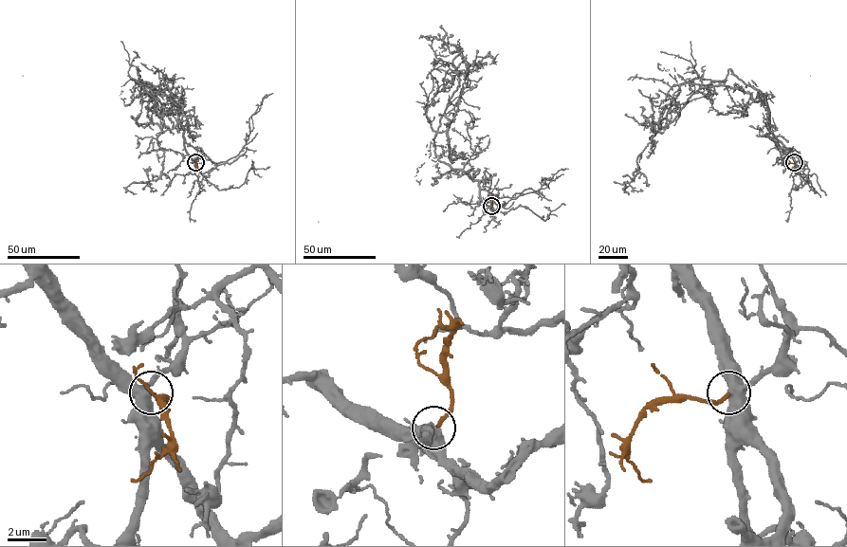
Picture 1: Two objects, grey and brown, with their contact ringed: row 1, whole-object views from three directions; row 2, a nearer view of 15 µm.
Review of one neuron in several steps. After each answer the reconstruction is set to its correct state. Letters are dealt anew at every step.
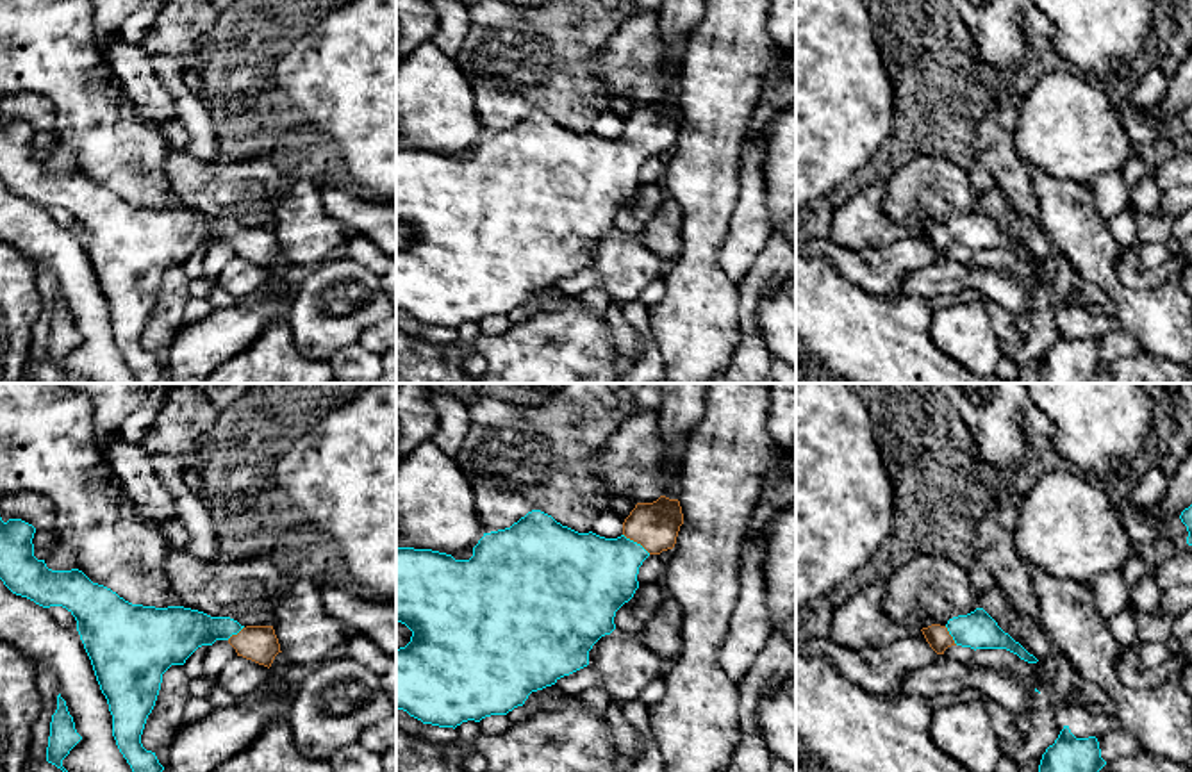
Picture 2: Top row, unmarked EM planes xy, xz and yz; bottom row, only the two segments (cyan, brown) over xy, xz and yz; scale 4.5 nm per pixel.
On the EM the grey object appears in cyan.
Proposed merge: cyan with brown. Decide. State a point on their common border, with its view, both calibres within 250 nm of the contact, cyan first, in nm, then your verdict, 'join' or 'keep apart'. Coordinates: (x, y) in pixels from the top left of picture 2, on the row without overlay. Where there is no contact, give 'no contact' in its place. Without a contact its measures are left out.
xz (636, 143) | 360/220 nm | join

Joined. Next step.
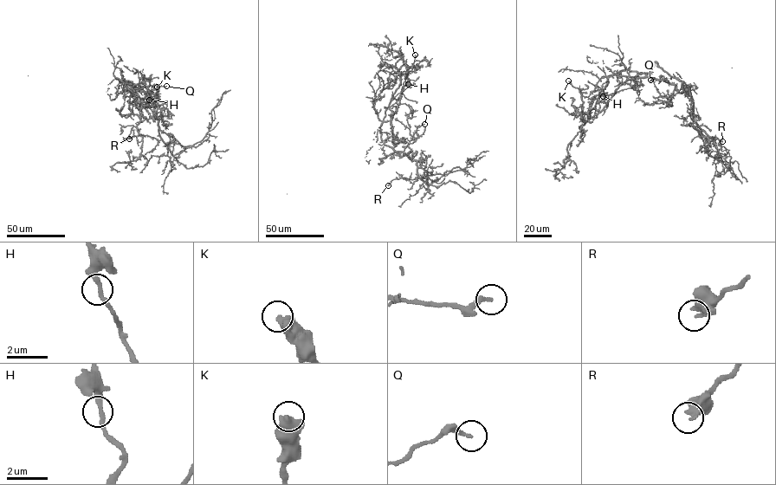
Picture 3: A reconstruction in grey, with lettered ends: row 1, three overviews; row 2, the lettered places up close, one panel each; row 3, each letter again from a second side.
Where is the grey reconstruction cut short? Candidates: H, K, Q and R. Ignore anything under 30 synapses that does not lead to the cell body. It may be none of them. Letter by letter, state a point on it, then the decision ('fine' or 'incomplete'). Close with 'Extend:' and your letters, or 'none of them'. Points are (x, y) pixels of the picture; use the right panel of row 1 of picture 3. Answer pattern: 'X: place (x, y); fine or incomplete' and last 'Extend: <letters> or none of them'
H: place (603, 96); fine
K: place (568, 80); fine
Q: place (650, 80); fine
R: place (722, 141); fine
Extend: none of them

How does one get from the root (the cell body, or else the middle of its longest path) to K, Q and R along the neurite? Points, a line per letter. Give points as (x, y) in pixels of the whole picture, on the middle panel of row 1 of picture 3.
K: (385, 141), (379, 127), (400, 83), (399, 68), (404, 65), (416, 67), (415, 54)
Q: (385, 141), (384, 144), (397, 151), (403, 151), (417, 126), (424, 124)
R: (385, 141), (384, 144), (417, 161), (419, 177), (393, 179), (388, 185)

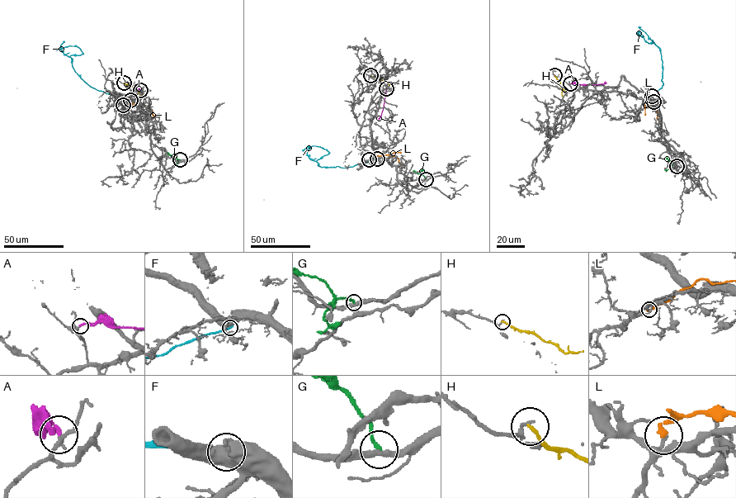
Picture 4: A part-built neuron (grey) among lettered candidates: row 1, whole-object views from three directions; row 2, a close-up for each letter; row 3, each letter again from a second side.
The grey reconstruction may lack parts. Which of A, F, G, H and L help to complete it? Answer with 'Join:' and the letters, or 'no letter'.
Join: no letter

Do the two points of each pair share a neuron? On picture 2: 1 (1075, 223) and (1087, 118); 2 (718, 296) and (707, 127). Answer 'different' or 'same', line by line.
1: different
2: same

